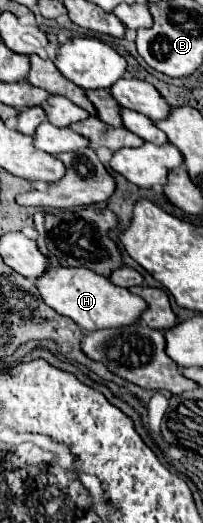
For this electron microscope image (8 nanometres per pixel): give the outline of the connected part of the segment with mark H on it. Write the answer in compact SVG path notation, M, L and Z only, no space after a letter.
M49 263L47 271L35 281L35 285L43 301L53 311L73 319L85 331L133 325L141 317L141 311L145 311L145 301L139 295L133 295L123 287L111 285L107 277L97 275L85 267L63 267Z

